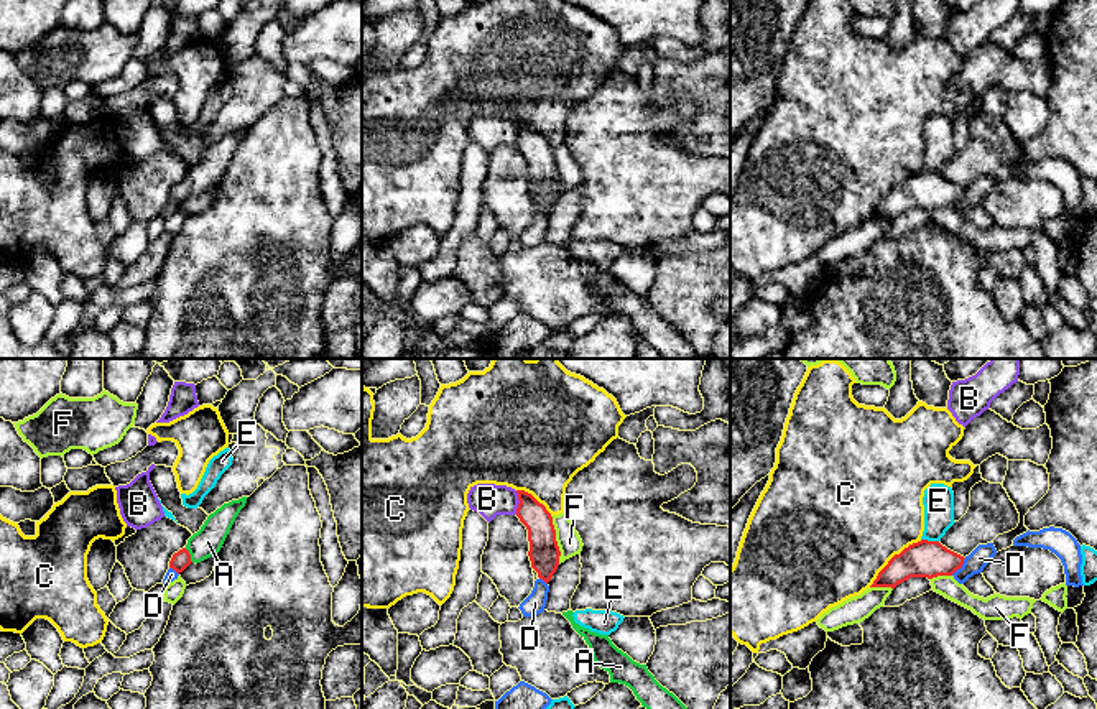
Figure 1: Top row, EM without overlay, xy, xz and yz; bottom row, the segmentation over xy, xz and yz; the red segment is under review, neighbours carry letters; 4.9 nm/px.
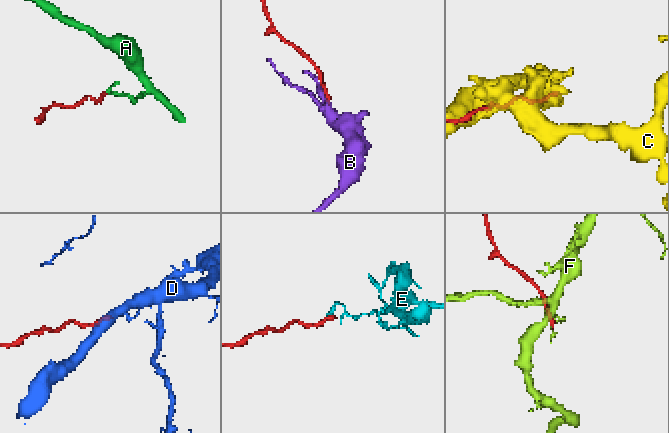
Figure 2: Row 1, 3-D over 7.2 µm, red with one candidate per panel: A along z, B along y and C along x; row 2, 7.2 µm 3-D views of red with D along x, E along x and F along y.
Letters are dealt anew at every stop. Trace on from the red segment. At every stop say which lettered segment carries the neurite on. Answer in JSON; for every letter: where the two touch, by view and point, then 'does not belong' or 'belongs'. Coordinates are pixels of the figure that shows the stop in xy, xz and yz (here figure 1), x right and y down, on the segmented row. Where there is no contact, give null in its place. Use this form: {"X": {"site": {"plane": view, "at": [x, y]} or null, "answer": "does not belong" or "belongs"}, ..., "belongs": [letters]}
{"A": {"site": {"plane": "xy", "at": [189, 555]}, "answer": "belongs"}, "B": {"site": {"plane": "xz", "at": [520, 502]}, "answer": "does not belong"}, "C": {"site": {"plane": "yz", "at": [892, 558]}, "answer": "does not belong"}, "D": {"site": {"plane": "yz", "at": [959, 568]}, "answer": "does not belong"}, "E": {"site": {"plane": "yz", "at": [930, 542]}, "answer": "does not belong"}, "F": {"site": {"plane": "xz", "at": [555, 540]}, "answer": "does not belong"}, "belongs": ["A"]}

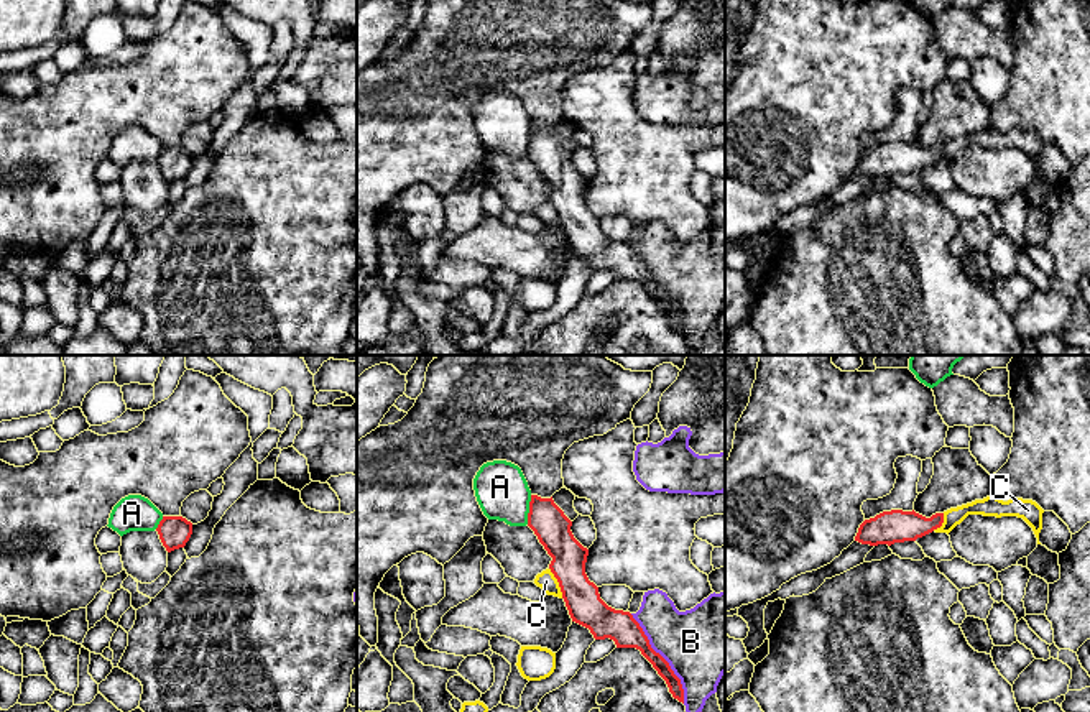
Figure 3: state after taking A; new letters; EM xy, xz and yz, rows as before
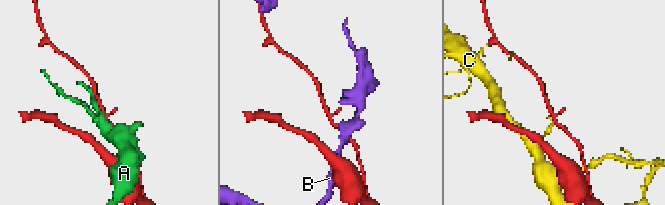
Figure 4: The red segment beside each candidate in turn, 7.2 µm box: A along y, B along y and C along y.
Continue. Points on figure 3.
{"A": {"site": {"plane": "xz", "at": [530, 510]}, "answer": "does not belong"}, "B": {"site": {"plane": "xz", "at": [663, 658]}, "answer": "does not belong"}, "C": {"site": {"plane": "xz", "at": [558, 581]}, "answer": "does not belong"}, "belongs": []}

